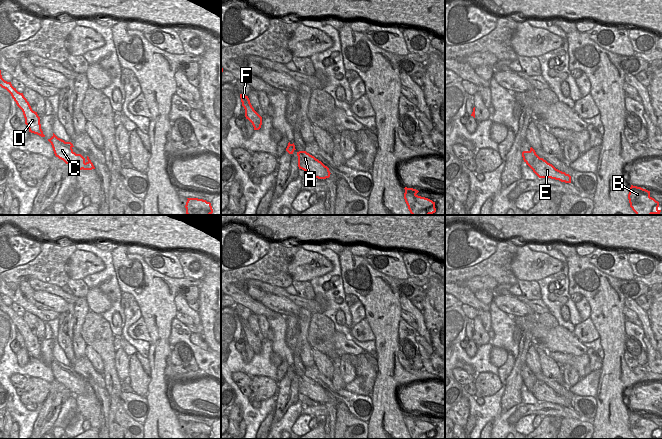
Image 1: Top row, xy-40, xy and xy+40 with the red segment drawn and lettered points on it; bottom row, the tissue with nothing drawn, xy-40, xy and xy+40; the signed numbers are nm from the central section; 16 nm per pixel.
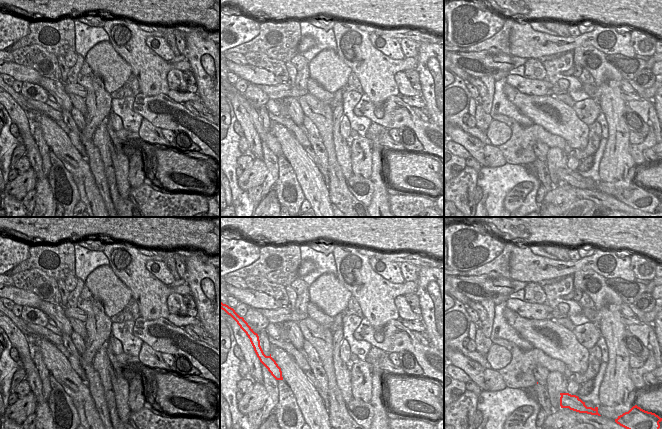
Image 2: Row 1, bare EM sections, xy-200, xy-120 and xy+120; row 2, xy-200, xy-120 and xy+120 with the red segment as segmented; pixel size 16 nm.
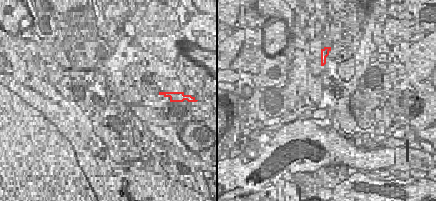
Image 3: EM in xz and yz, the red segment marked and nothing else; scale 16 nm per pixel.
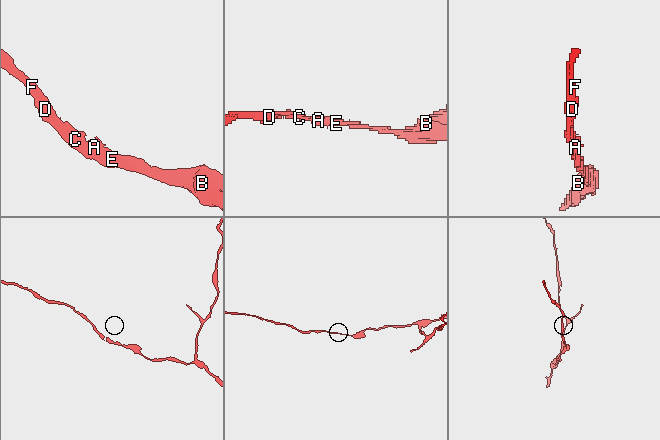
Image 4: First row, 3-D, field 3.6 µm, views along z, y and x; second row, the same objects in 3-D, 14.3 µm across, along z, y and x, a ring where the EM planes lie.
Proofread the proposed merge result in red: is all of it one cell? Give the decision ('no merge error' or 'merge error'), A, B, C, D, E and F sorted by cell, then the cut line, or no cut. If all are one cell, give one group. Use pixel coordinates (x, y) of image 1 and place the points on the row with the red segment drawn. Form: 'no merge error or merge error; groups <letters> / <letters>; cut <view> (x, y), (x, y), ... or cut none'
no merge error; groups A B C D E F; cut none

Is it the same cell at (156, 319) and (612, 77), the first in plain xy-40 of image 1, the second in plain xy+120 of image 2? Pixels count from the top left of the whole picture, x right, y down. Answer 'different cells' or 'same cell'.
same cell

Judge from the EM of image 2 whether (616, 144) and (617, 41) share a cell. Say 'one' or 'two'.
two

